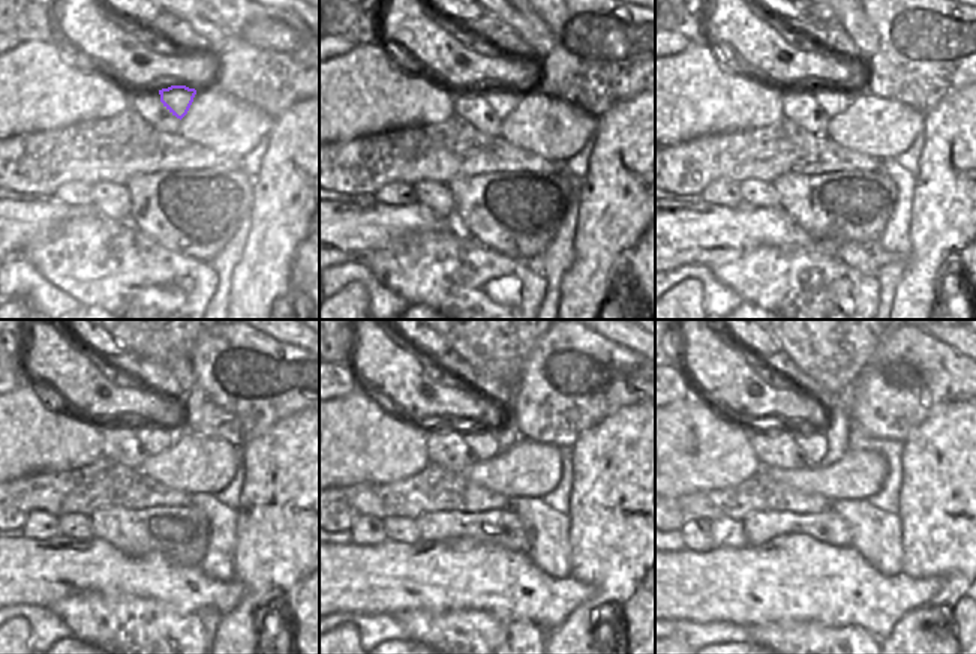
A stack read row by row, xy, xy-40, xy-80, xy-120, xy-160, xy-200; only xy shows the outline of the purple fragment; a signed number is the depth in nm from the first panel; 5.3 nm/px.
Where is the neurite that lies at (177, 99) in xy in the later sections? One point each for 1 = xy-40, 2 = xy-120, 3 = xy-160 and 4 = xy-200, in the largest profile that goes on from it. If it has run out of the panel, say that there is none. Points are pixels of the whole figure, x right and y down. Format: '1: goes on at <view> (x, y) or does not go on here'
1: goes on at xy-40 (502, 101)
2: goes on at xy-120 (155, 440)
3: goes on at xy-160 (483, 443)
4: goes on at xy-200 (813, 444)

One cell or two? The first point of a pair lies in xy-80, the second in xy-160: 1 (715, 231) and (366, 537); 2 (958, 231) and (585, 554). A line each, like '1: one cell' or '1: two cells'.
1: two cells
2: one cell

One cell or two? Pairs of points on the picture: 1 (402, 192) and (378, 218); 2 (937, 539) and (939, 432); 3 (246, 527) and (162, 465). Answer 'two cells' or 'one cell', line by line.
1: two cells
2: one cell
3: two cells

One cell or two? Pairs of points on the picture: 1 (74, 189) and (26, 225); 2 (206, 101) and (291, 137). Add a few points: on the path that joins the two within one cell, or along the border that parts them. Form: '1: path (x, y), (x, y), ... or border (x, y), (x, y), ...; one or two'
1: border (51, 197), (66, 204), (90, 206); two
2: border (275, 119), (264, 138); two

